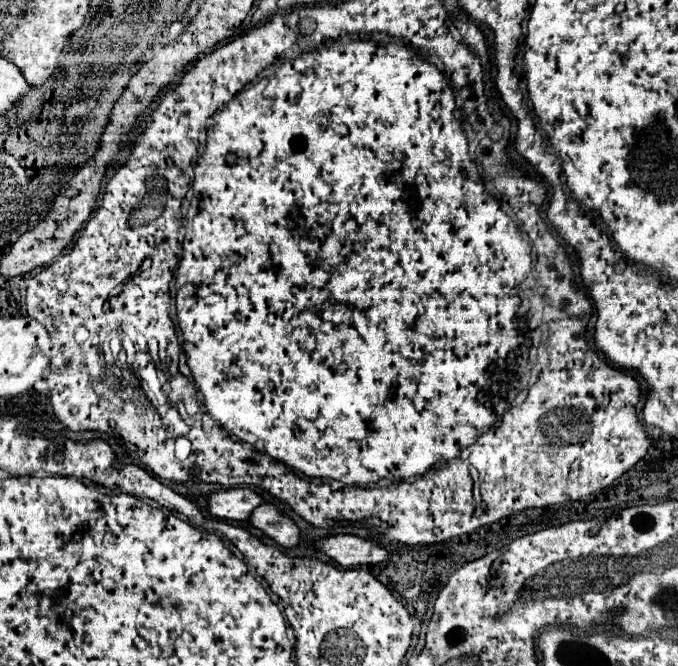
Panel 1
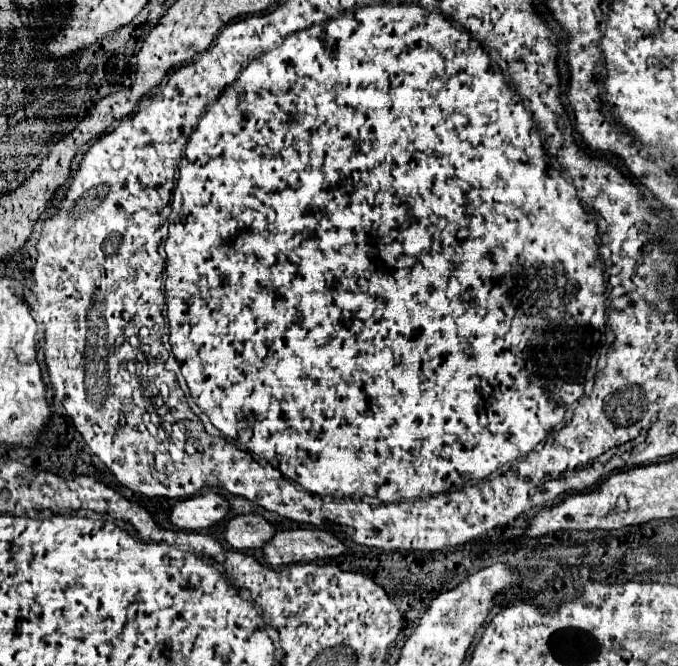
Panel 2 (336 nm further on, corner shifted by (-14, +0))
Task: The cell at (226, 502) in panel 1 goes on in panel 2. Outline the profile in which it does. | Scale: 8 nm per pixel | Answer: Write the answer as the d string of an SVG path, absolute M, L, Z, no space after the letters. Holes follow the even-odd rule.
M214 491L192 495L172 507L170 521L184 531L200 531L220 523L230 511L226 497Z

